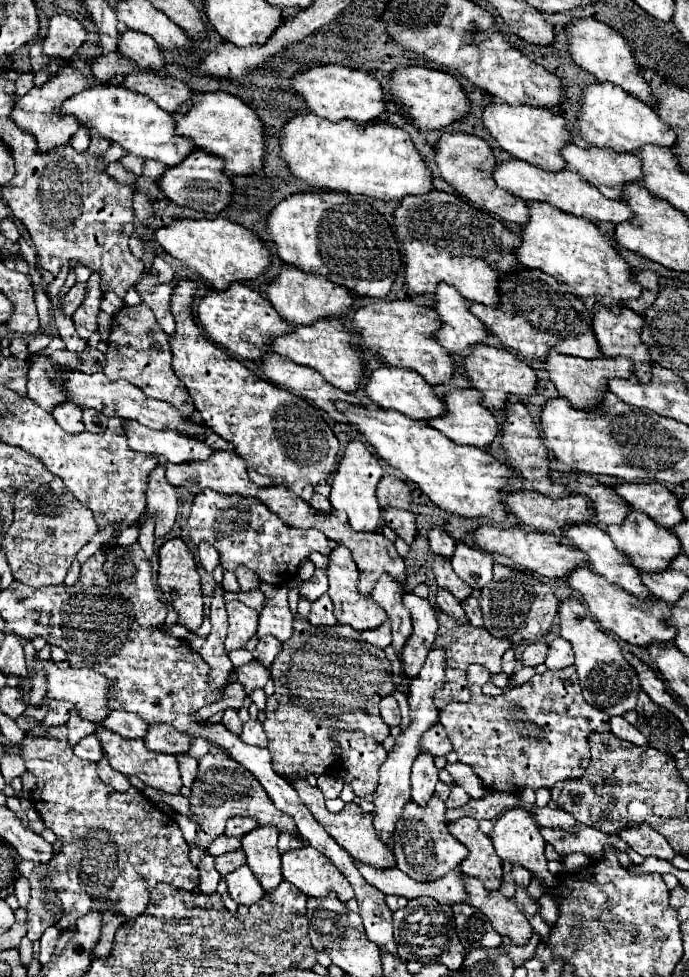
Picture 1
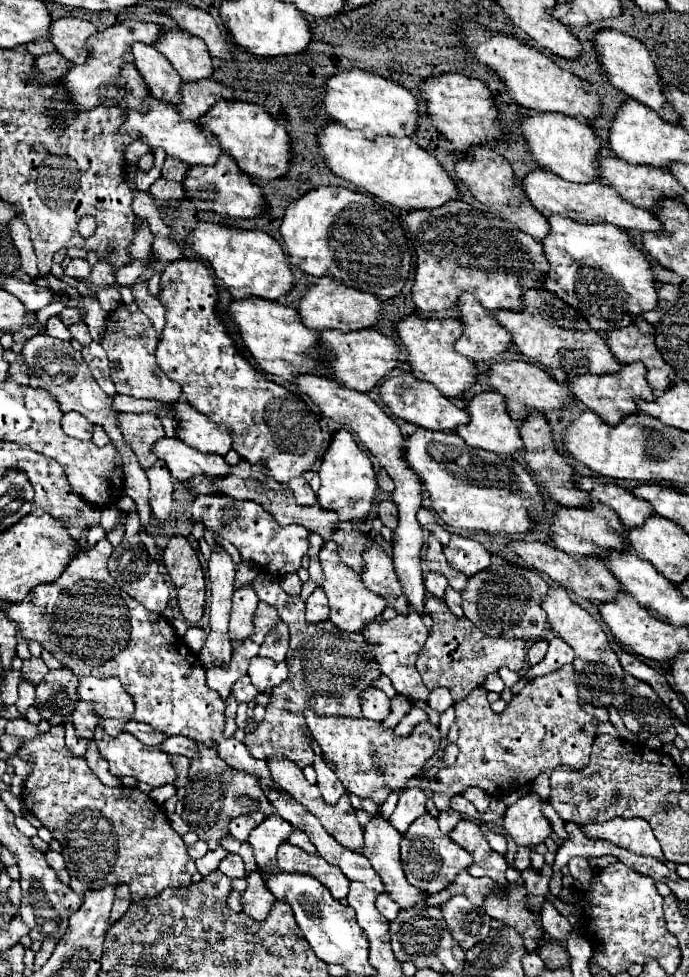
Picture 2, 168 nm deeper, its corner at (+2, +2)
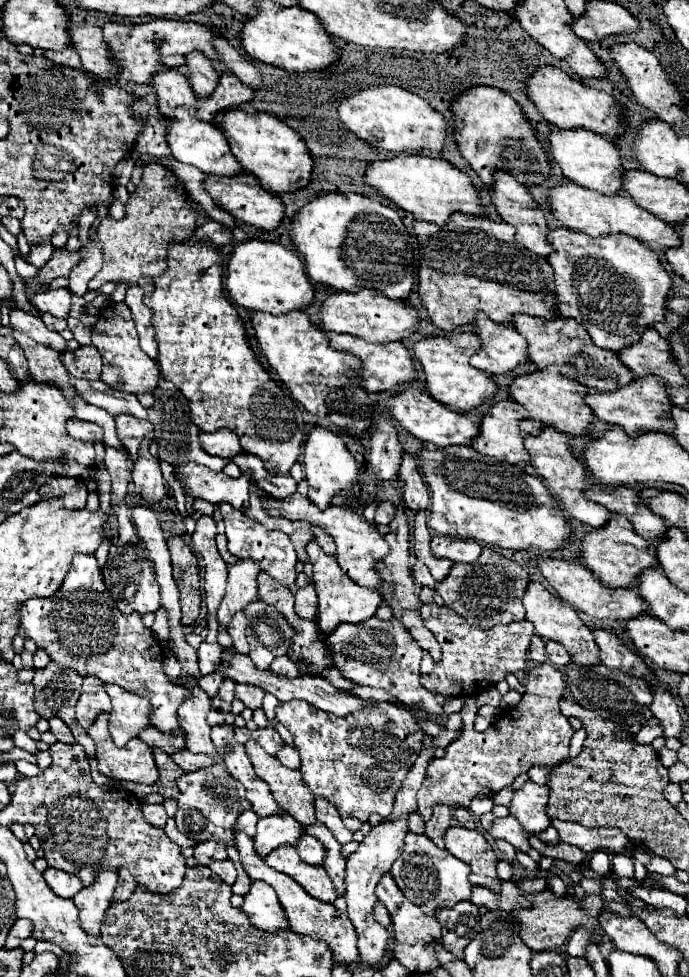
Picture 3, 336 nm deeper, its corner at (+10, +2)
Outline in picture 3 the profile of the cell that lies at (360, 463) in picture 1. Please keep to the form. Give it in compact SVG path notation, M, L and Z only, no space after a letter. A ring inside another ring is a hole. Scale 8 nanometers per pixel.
M314 428L308 434L306 448L304 448L304 472L310 484L308 498L320 510L326 510L328 506L332 506L332 498L336 494L340 494L342 490L350 490L354 484L358 484L360 464L354 460L354 456L350 454L350 450L346 448L344 440L338 434L334 434L328 428Z

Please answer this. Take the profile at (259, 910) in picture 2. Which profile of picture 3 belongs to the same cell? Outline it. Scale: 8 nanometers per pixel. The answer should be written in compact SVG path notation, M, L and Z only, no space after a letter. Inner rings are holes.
M256 880L250 884L248 894L244 894L242 910L252 926L260 930L288 930L288 920L284 918L284 910L280 910L276 892L266 882Z

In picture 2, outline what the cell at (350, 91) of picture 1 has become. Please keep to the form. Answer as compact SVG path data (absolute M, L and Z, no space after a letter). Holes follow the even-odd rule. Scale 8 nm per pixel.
M350 70L326 80L326 112L332 120L350 130L362 130L366 138L374 136L412 136L418 130L418 100L404 86L364 70Z

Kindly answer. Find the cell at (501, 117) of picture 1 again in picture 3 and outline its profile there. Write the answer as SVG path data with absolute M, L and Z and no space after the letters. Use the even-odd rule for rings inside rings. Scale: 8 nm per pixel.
M582 128L552 130L548 136L548 144L550 158L554 158L554 164L562 170L566 180L602 194L616 194L622 188L622 160L618 148L610 138Z

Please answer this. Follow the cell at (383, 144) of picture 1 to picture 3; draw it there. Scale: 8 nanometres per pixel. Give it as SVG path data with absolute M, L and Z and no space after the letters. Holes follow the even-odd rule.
M400 154L390 160L372 160L366 166L366 182L374 192L394 202L398 208L410 212L418 220L436 222L442 226L452 212L482 216L484 208L480 206L478 192L472 186L468 174L454 168L442 158L430 158L422 154Z

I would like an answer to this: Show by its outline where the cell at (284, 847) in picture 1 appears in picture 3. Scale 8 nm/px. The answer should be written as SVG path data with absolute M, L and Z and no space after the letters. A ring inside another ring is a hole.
M302 834L298 844L296 844L296 850L300 854L300 858L308 864L322 864L322 858L324 858L324 846L320 840L308 836L308 834Z

